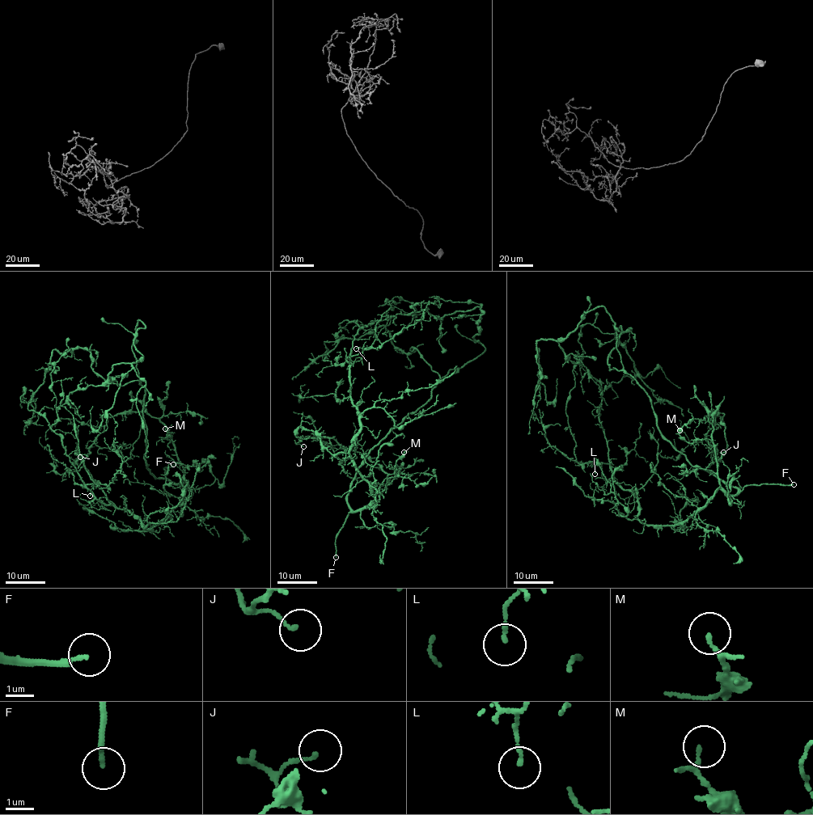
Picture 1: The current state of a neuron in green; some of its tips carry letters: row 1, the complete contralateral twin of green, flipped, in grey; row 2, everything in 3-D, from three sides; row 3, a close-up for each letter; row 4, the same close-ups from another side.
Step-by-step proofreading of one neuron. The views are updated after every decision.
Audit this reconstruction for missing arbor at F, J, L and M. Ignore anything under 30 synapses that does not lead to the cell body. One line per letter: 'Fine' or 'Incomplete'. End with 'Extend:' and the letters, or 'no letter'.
F: Incomplete
J: Fine
L: Fine
M: Fine
Extend: F

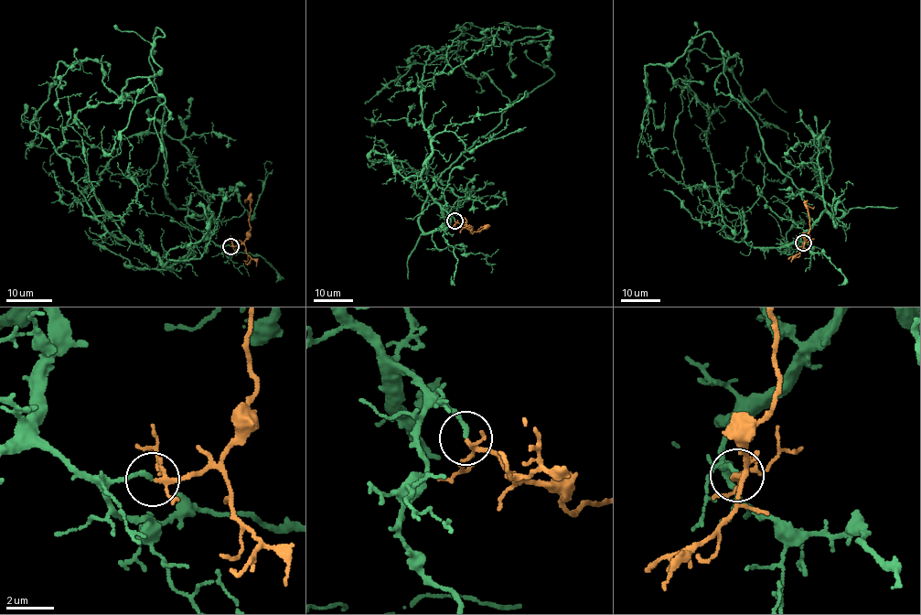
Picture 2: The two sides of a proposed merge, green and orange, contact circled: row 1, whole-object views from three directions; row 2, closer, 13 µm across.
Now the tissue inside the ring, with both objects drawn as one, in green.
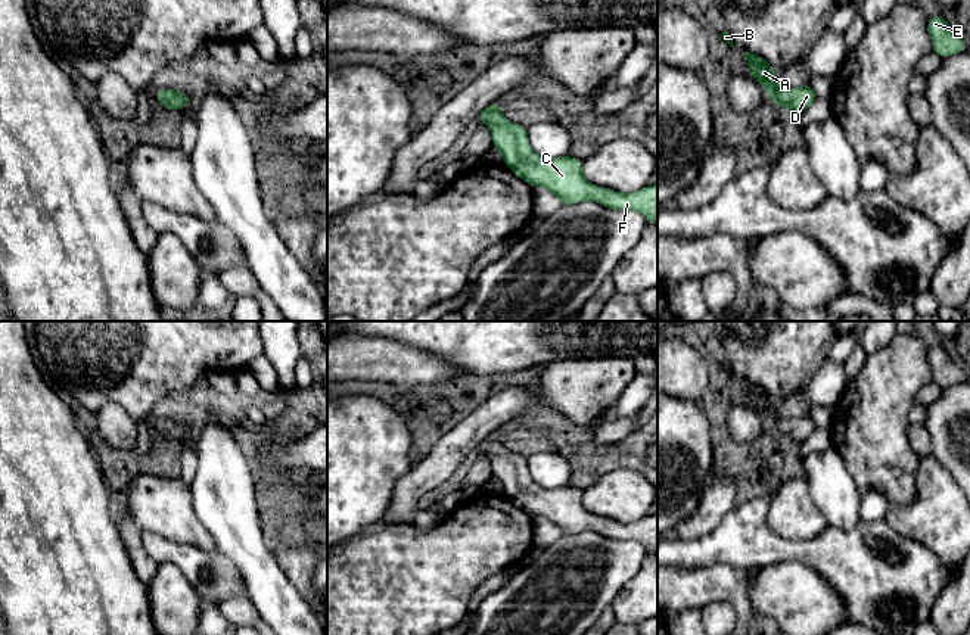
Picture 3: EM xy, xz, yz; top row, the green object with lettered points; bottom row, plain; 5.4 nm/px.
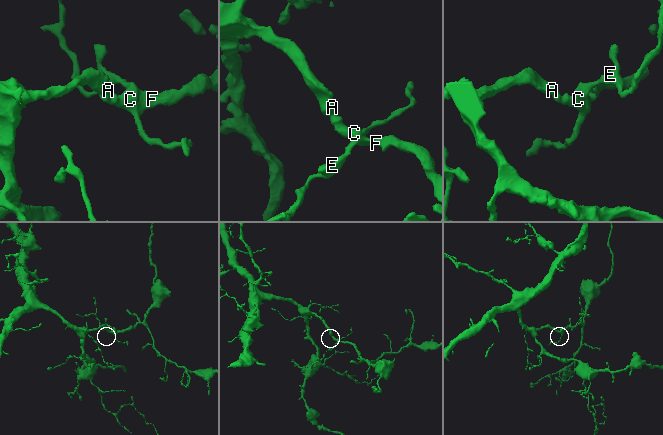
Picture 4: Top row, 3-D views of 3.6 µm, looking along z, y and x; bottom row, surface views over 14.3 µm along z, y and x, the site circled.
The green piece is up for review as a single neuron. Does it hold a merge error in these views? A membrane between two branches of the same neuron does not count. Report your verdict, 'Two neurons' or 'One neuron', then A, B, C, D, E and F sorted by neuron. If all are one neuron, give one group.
One neuron. Groups: A B C D E F

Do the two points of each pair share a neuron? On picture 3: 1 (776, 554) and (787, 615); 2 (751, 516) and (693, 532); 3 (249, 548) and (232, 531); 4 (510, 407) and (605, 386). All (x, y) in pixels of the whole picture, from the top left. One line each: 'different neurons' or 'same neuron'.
1: different neurons
2: different neurons
3: same neuron
4: different neurons

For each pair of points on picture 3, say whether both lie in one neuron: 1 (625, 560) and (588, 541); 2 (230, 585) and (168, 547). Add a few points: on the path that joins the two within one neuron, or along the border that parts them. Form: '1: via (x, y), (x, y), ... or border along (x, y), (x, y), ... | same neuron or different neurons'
1: via (616, 557), (606, 547), (597, 544) | same neuron
2: via (215, 569), (210, 562), (193, 562), (185, 556) | same neuron

